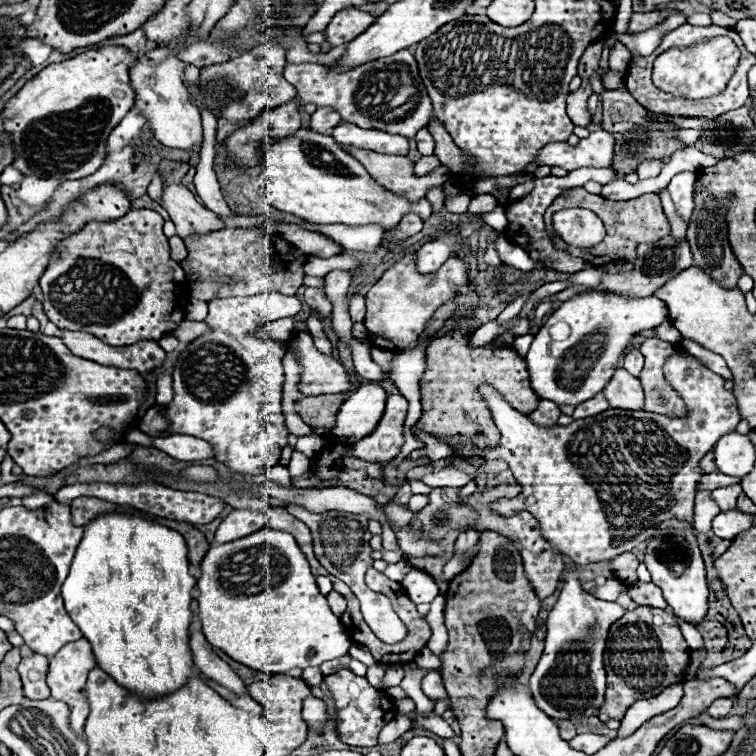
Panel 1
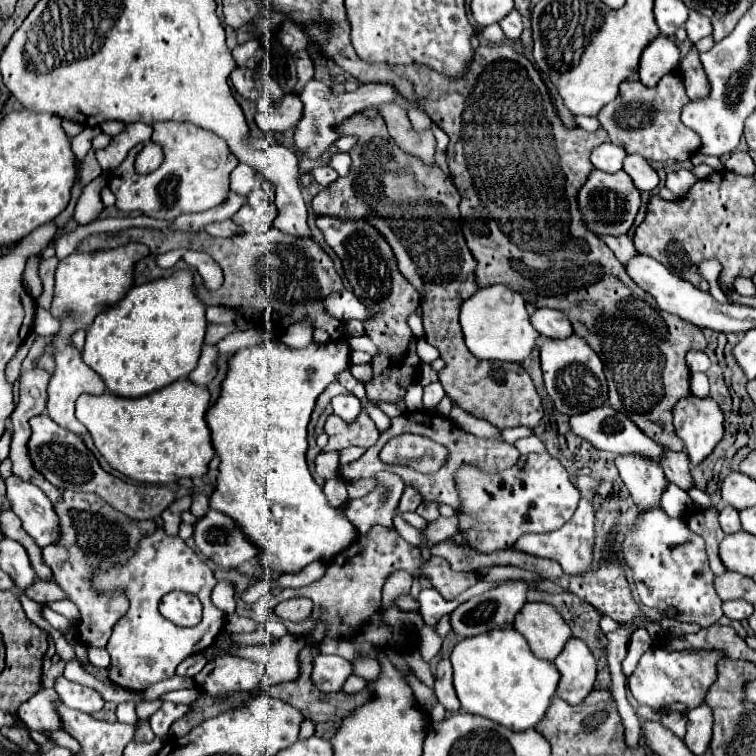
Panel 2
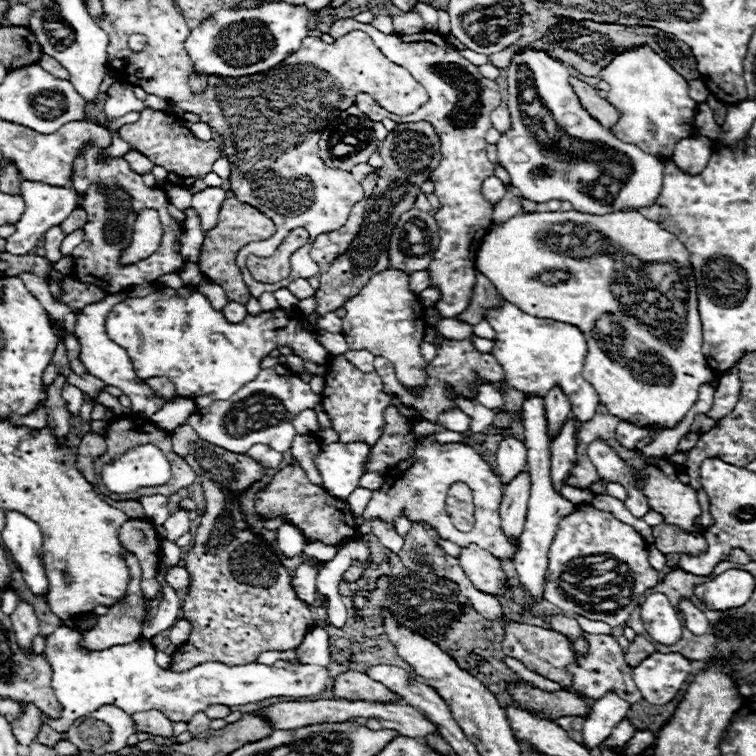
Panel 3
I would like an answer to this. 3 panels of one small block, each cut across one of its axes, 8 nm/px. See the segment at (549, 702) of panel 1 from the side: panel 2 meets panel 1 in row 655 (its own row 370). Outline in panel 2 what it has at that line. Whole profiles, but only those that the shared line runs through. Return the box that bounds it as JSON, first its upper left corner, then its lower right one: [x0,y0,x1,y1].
[540,334,608,416]

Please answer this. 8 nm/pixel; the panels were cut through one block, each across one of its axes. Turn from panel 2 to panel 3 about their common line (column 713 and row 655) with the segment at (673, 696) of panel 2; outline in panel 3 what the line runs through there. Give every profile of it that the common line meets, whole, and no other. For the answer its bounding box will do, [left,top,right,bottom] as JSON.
[632,652,692,704]

